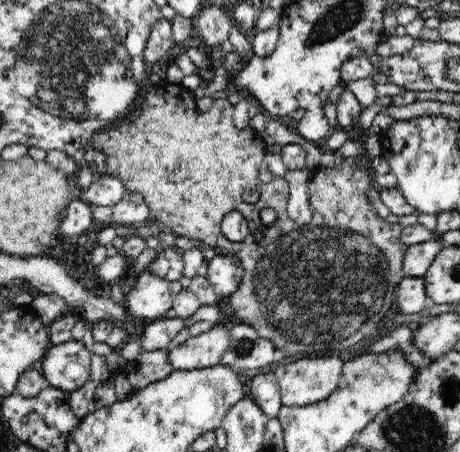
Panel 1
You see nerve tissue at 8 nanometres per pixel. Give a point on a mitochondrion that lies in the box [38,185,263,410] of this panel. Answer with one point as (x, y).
(244, 347)

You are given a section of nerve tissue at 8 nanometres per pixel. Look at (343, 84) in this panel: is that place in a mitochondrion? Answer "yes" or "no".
no

